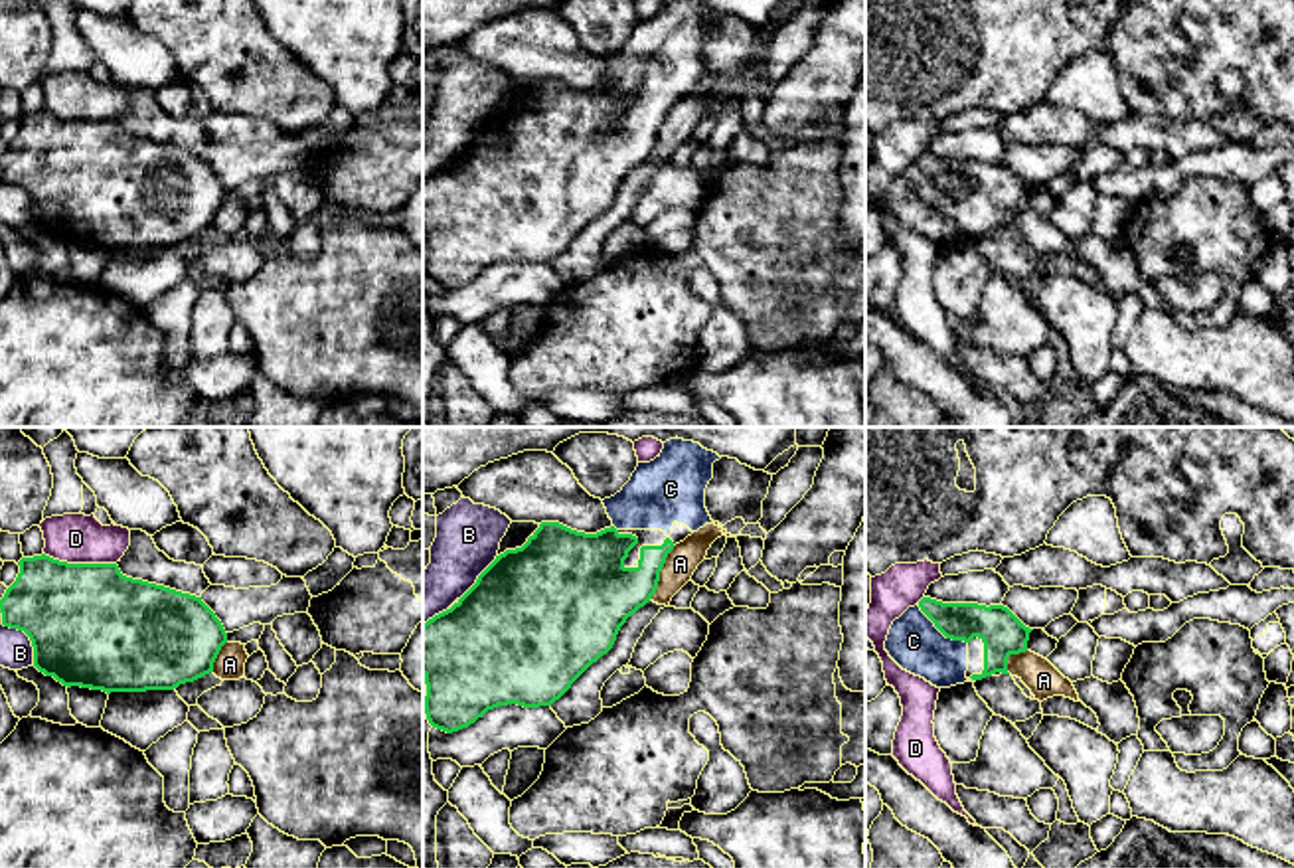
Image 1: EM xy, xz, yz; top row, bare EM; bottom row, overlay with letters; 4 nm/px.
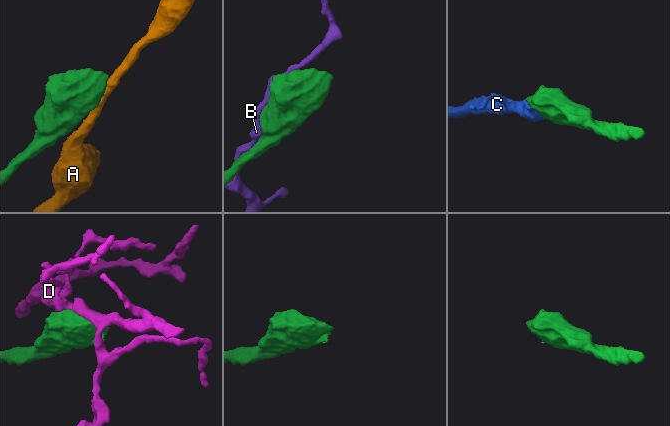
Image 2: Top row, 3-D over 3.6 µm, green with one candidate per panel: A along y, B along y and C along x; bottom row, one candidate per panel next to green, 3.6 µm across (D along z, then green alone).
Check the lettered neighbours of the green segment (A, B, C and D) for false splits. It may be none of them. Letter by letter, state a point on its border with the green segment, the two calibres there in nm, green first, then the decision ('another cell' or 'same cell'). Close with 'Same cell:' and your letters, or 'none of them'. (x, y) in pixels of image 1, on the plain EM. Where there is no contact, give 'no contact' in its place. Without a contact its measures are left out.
A: meets green in xz at (658, 131); 300 nm thick on the green side, 130 nm on the other; another cell
B: meets green in xy at (30, 196); 500 nm thick on the green side, 140 nm on the other; another cell
C: meets green in yz at (941, 188); 180 nm thick on the green side, 220 nm on the other; same cell
D: meets green in xy at (80, 121); 480 nm thick on the green side, 200 nm on the other; another cell
Same cell: C

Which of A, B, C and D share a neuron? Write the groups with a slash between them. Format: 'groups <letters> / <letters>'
groups A / B / C / D

